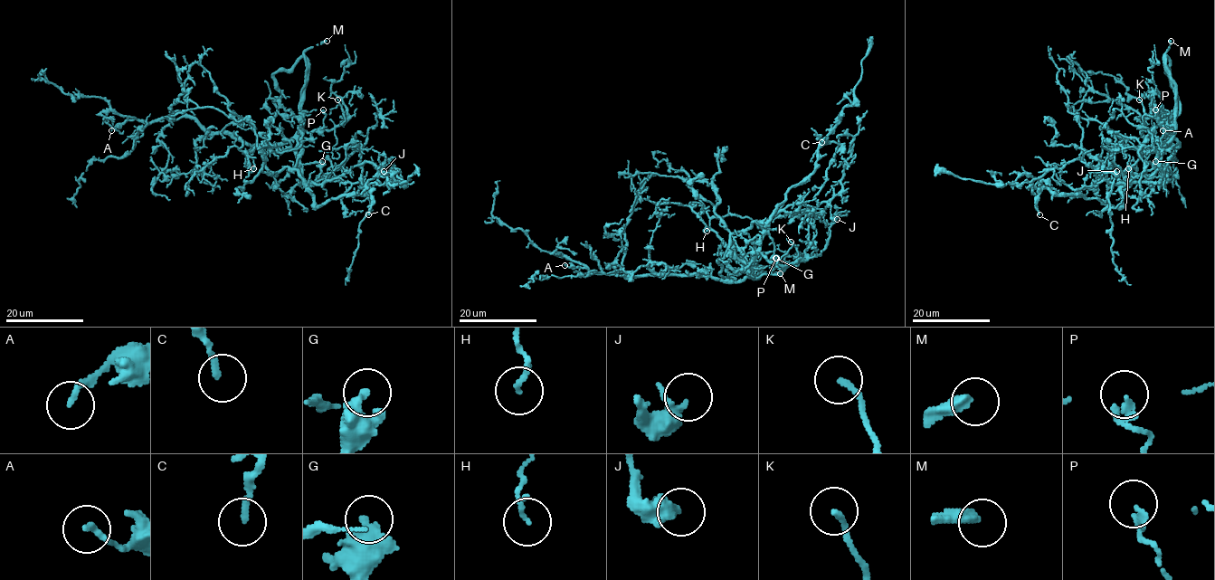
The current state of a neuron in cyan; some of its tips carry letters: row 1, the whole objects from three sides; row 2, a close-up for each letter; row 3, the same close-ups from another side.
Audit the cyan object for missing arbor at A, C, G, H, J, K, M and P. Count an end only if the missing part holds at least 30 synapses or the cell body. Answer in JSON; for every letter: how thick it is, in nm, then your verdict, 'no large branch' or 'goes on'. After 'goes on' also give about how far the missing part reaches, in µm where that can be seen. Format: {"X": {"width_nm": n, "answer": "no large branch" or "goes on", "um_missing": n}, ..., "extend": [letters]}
{"A": {"width_nm": 180, "answer": "no large branch"}, "C": {"width_nm": 200, "answer": "no large branch"}, "G": {"width_nm": 500, "answer": "no large branch"}, "H": {"width_nm": 150, "answer": "no large branch"}, "J": {"width_nm": 280, "answer": "no large branch"}, "K": {"width_nm": 180, "answer": "goes on", "um_missing": 10}, "M": {"width_nm": 360, "answer": "goes on", "um_missing": 40}, "P": {"width_nm": 150, "answer": "no large branch"}, "extend": ["K", "M"]}

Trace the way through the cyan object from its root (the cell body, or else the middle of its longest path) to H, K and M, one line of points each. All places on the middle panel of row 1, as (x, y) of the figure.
H: (745, 278), (750, 269), (715, 232), (706, 227), (703, 231), (707, 231)
K: (745, 278), (777, 274), (792, 265), (796, 260), (797, 251), (791, 242)
M: (745, 278), (754, 278), (760, 270), (757, 268), (764, 271), (780, 273)

